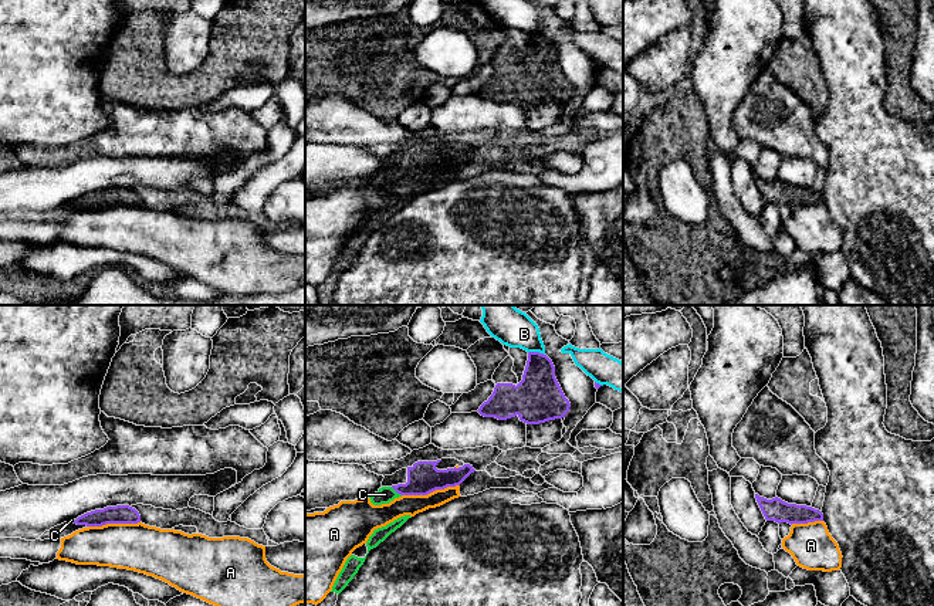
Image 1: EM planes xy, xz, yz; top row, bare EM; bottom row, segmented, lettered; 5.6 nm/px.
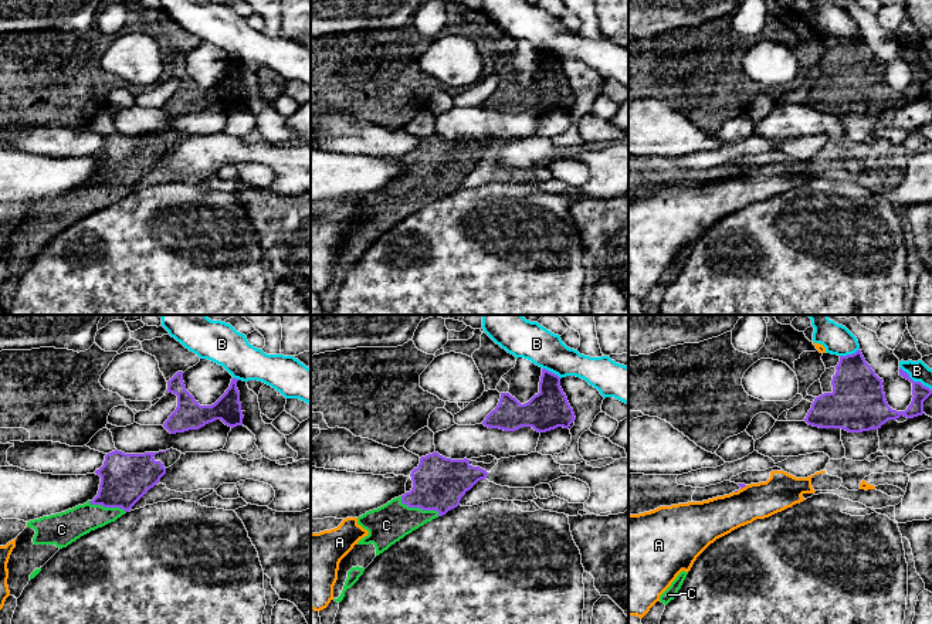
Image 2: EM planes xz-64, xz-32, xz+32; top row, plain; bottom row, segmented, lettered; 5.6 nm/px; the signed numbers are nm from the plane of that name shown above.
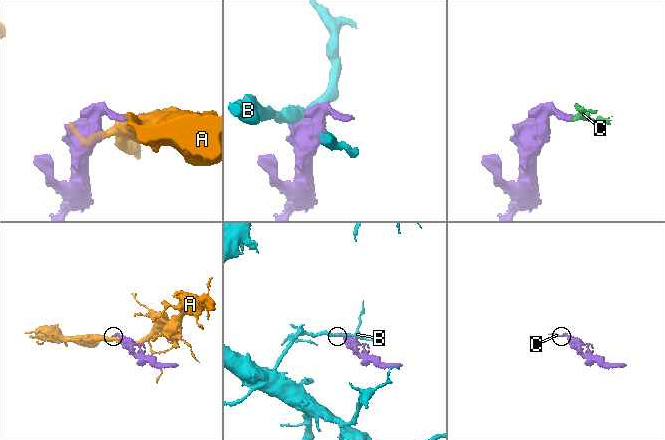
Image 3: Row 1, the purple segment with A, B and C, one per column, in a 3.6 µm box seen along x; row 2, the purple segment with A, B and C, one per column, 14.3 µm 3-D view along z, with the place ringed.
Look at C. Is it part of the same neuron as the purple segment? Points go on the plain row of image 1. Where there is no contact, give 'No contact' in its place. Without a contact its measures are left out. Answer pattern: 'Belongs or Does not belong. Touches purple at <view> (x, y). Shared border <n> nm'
Belongs. Touches purple at xz (396, 173). Shared border 80 nm

